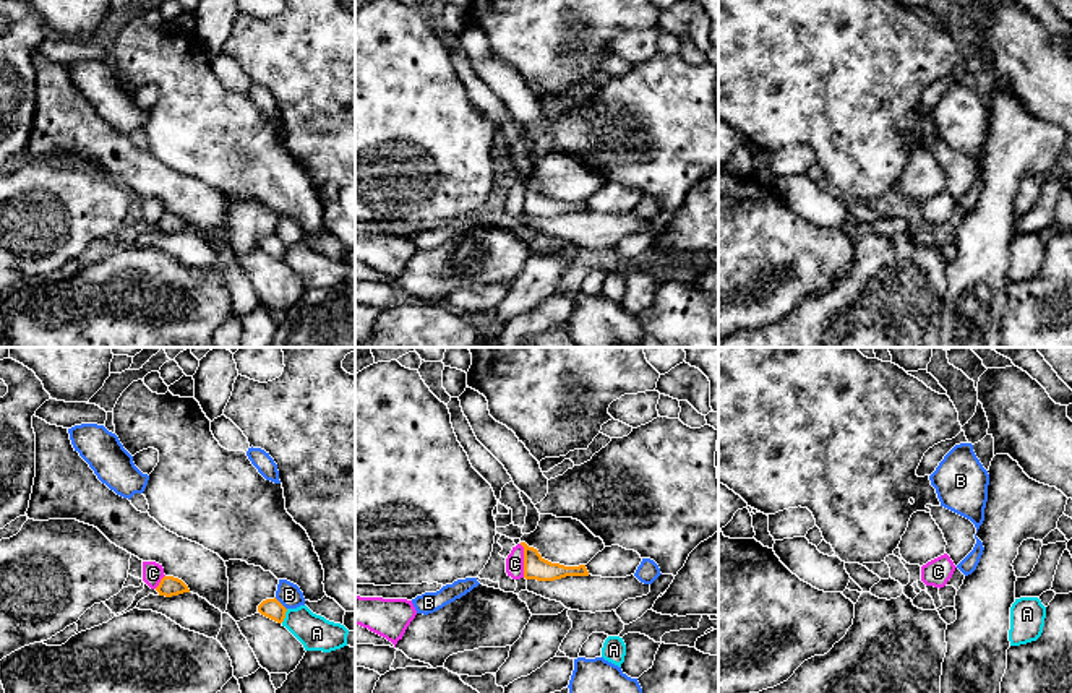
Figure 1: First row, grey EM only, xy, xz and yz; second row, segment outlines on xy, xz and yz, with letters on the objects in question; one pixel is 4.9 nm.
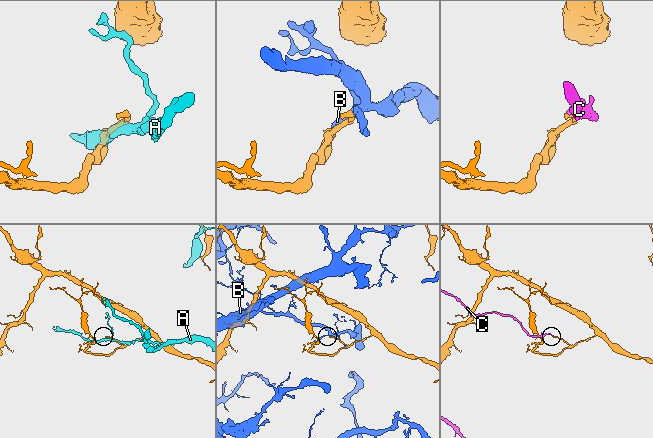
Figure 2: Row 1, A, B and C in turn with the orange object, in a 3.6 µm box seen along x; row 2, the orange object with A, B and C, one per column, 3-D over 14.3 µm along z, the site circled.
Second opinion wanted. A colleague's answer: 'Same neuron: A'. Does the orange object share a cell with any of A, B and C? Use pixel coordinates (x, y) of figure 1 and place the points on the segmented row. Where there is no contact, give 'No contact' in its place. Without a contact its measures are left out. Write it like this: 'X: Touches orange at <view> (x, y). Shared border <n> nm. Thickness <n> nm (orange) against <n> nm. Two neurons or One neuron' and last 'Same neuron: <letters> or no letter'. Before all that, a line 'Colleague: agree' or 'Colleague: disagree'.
Colleague: disagree
A: Touches orange at xy (284, 615). Shared border 80 nm. Thickness 100 nm (orange) against 170 nm. Two neurons
B: Touches orange at xy (281, 604). Shared border 90 nm. Thickness 100 nm (orange) against 120 nm. Two neurons
C: Touches orange at xz (524, 560). Shared border 170 nm. Thickness 120 nm (orange) against 100 nm. Two neurons
Same neuron: no letter

